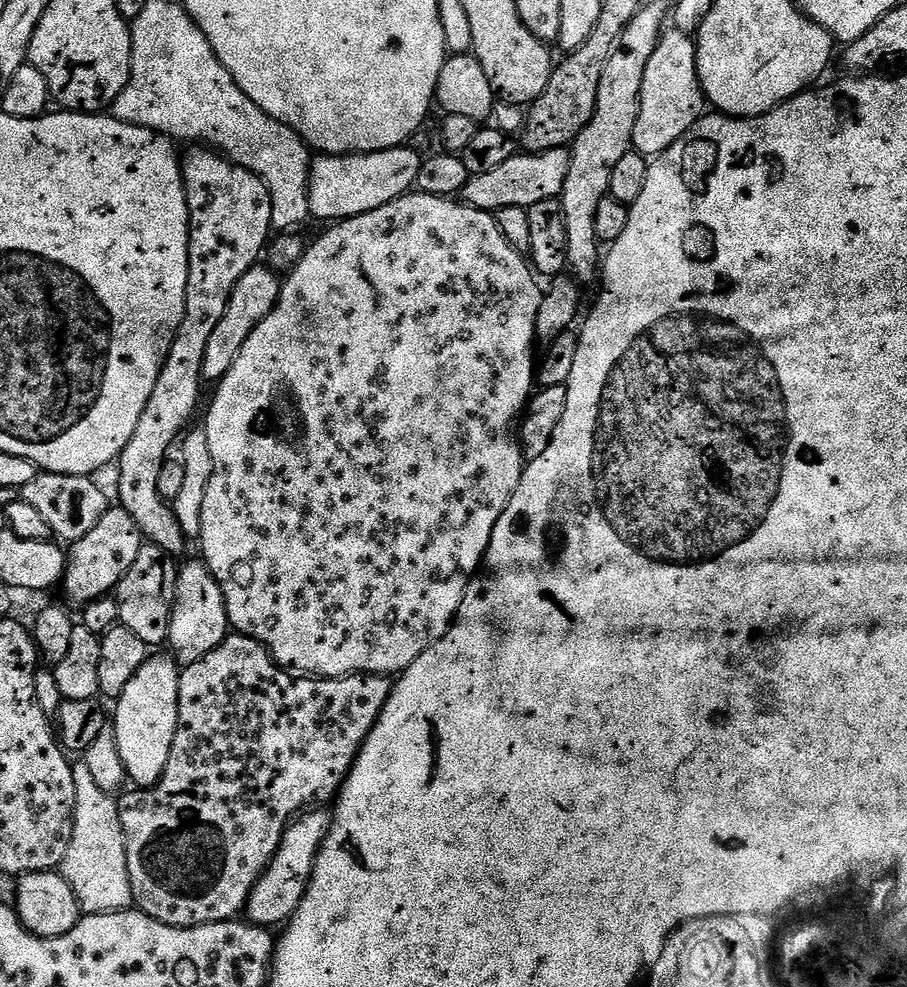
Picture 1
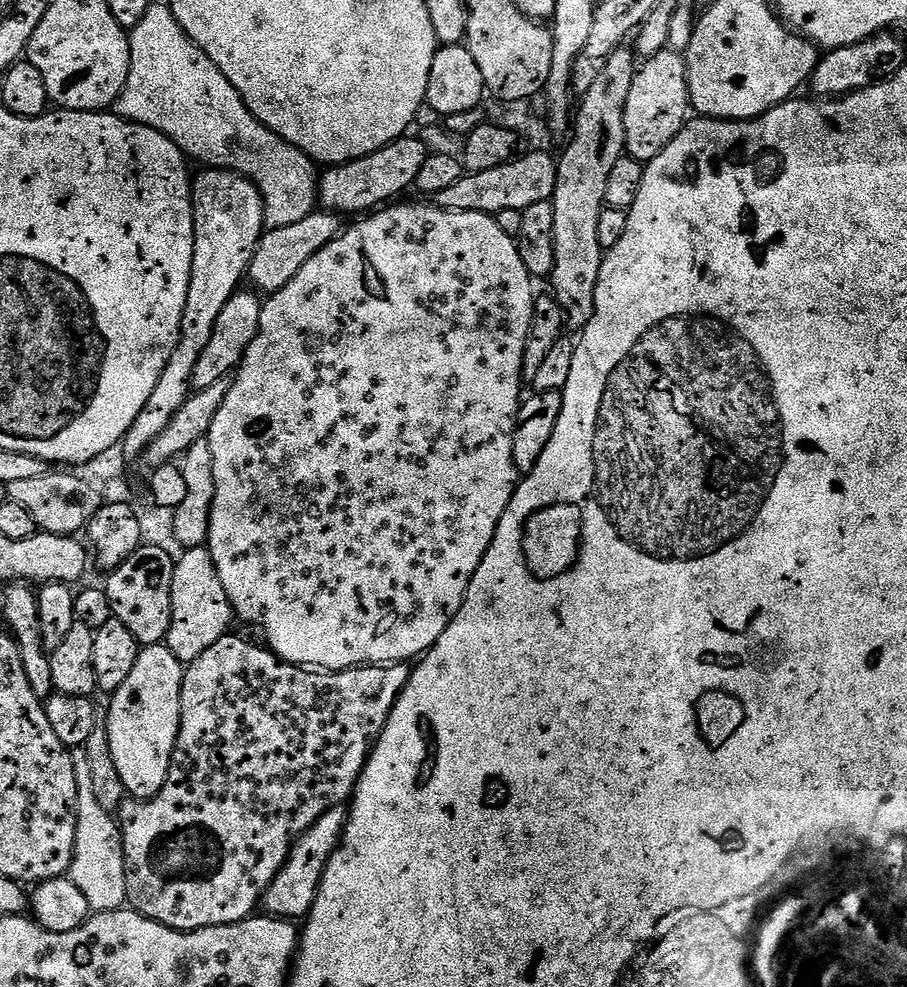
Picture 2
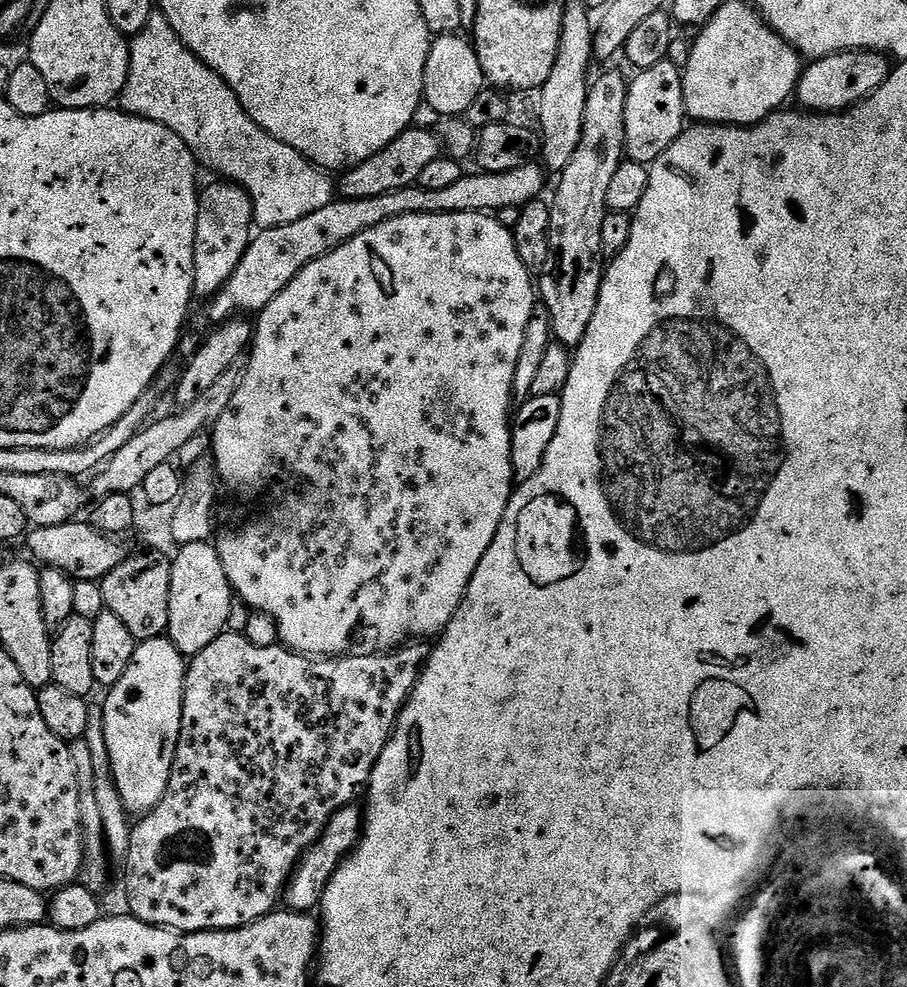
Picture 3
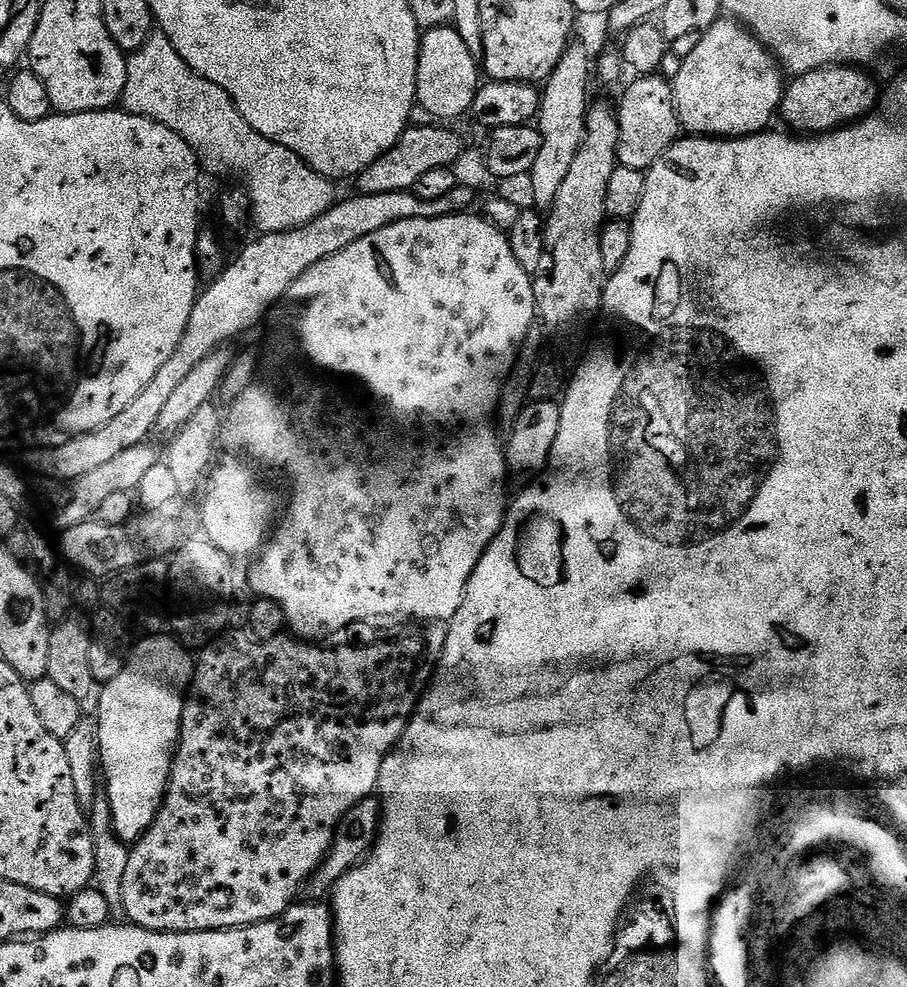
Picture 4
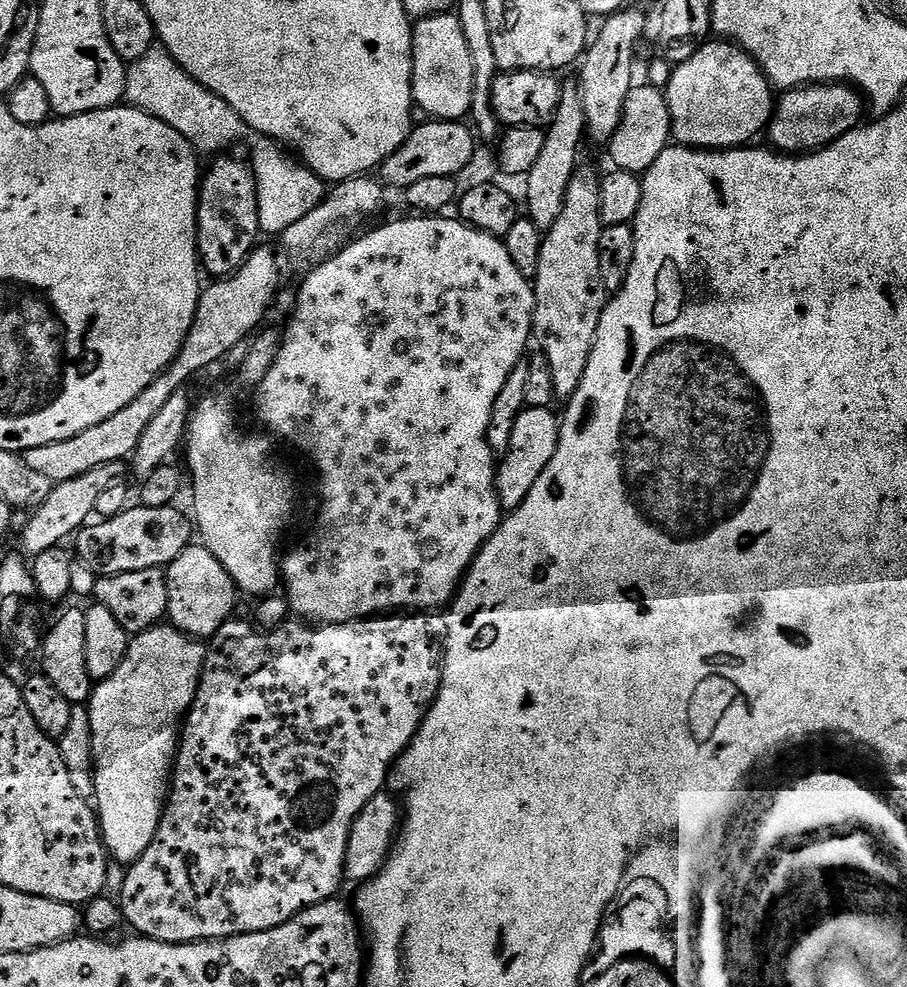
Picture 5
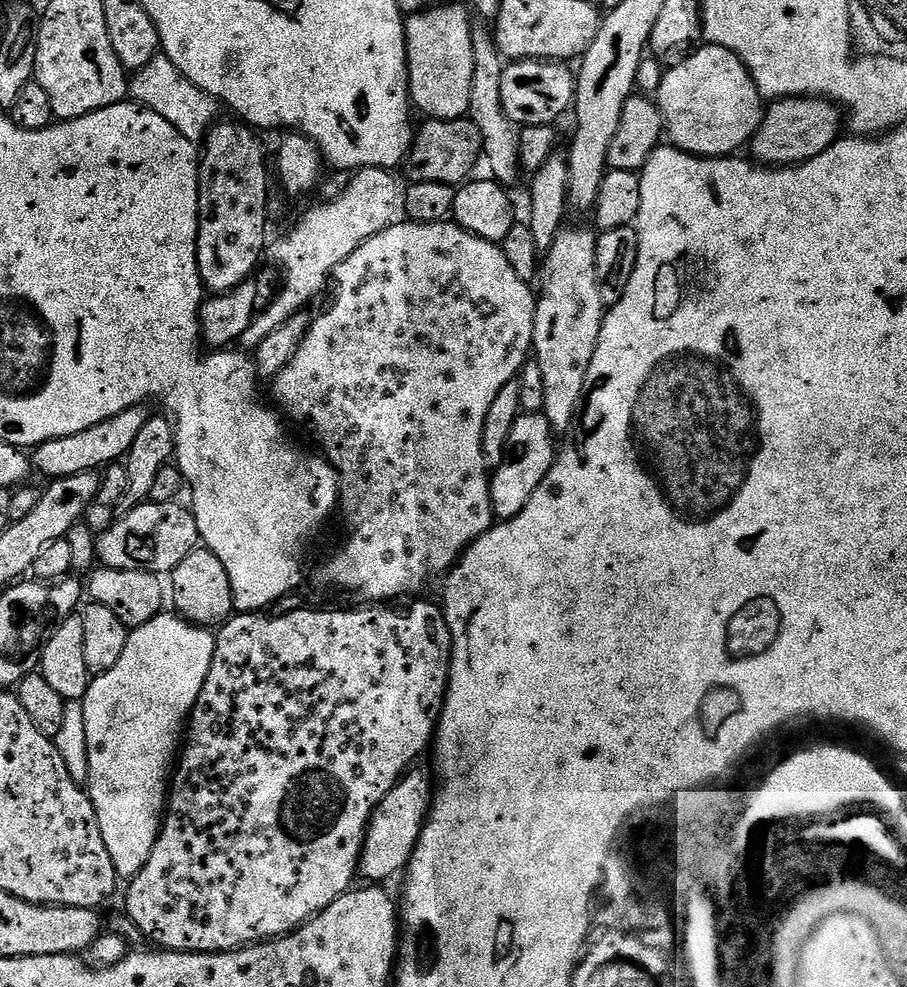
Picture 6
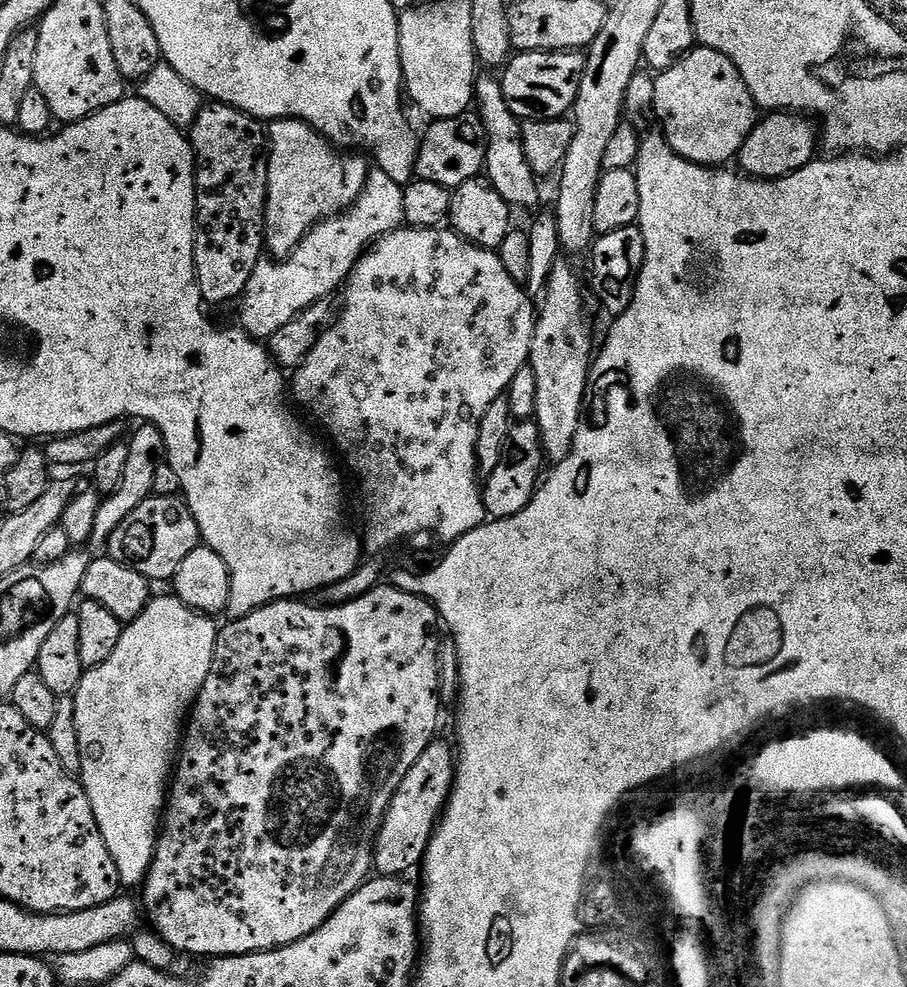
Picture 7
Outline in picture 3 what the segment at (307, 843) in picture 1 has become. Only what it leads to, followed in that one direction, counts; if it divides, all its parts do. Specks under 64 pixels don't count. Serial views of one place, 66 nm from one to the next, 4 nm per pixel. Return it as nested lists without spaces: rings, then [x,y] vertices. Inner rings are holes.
[[[353,802],[347,804],[342,810],[338,810],[334,814],[334,818],[330,818],[327,830],[300,857],[300,862],[292,871],[292,876],[288,879],[282,893],[283,903],[291,911],[311,913],[319,905],[326,886],[330,882],[330,878],[334,878],[338,866],[342,866],[342,862],[360,843],[364,831],[364,814],[361,805],[358,805],[359,803]]]

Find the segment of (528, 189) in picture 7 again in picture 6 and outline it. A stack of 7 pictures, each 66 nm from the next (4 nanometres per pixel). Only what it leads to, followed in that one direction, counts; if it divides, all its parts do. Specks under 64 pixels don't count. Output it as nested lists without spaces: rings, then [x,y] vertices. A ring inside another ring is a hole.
[[[484,26],[473,27],[472,45],[474,46],[474,78],[470,82],[470,106],[467,119],[478,126],[478,134],[482,134],[483,163],[488,163],[491,179],[499,184],[512,186],[522,176],[520,166],[520,128],[506,114],[502,106],[502,74],[506,61],[500,55],[493,33]]]

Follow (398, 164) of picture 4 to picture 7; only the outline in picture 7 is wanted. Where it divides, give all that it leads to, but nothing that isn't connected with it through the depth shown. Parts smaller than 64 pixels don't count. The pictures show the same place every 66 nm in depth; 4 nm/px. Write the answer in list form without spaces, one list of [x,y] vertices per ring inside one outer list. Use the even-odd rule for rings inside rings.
[[[465,114],[432,120],[428,133],[420,140],[420,153],[416,159],[416,176],[426,182],[438,182],[450,190],[462,186],[462,182],[477,179],[484,171],[488,139],[484,123],[476,114]]]

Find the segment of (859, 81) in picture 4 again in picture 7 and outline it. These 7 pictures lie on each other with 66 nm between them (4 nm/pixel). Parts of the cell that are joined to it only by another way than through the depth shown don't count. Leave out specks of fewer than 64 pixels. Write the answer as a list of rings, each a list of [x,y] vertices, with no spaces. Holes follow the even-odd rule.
[[[770,112],[757,119],[752,133],[746,138],[746,142],[742,142],[738,168],[744,175],[756,180],[777,180],[802,170],[802,166],[817,159],[816,144],[818,148],[818,128],[807,115]]]

